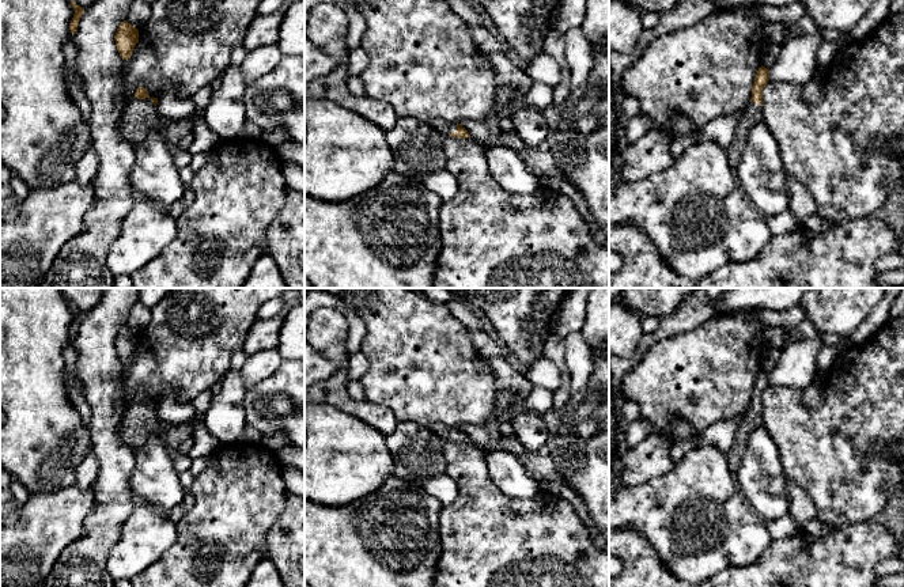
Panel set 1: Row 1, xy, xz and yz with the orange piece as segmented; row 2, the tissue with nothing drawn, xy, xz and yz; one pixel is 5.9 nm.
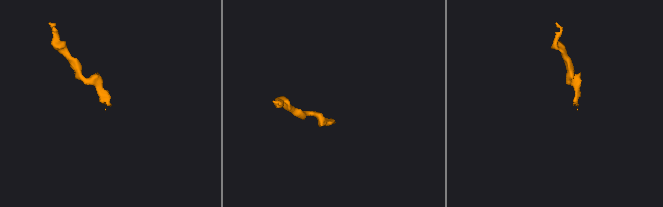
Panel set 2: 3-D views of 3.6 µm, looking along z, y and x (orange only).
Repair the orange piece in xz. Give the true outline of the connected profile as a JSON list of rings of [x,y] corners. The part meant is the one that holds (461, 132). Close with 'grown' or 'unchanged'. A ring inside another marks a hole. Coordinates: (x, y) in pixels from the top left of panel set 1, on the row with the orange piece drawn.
[[[436,118],[431,125],[442,135],[450,135],[453,137],[468,139],[469,133],[461,124],[447,122],[445,120]]]; grown

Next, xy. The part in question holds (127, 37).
[[[124,20],[117,29],[114,41],[121,58],[128,60],[139,42],[139,30]]]; unchanged

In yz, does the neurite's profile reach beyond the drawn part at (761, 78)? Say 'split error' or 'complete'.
split error

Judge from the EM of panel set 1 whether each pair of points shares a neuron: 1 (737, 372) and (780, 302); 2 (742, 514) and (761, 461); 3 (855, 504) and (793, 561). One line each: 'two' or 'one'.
1: two
2: two
3: two

